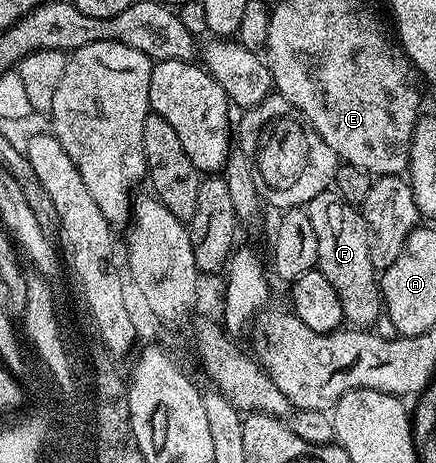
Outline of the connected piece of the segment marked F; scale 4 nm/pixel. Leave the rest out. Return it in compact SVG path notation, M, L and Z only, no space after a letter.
M327 188L307 206L315 239L319 239L317 268L335 287L339 303L343 303L345 321L353 327L372 327L383 316L379 270L371 263L369 242L371 234L365 214L358 206L347 203L341 194Z

